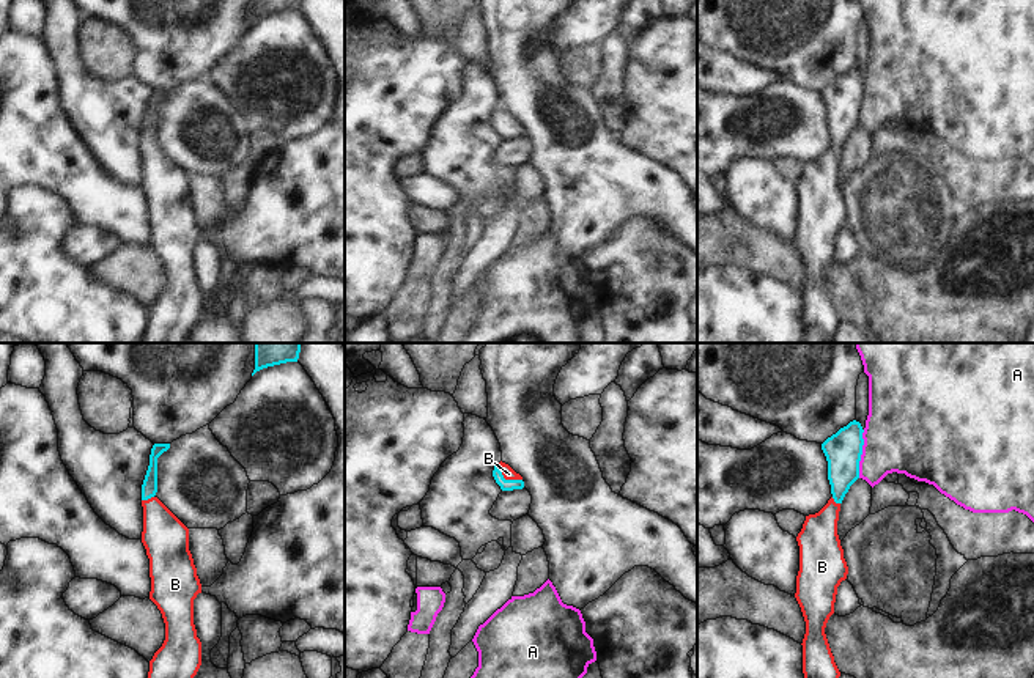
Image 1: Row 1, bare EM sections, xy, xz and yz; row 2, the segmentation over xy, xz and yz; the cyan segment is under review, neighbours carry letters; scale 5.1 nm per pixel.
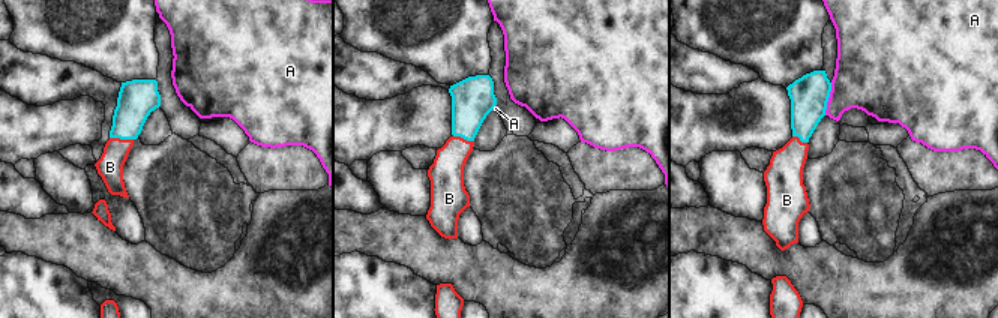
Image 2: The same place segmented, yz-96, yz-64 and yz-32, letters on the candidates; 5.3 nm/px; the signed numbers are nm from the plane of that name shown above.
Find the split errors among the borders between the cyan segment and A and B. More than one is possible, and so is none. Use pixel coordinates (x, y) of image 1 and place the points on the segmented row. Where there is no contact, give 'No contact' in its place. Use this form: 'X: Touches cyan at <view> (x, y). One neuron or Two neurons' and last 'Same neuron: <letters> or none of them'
A: Touches cyan at yz (861, 453). Two neurons
B: Touches cyan at xz (504, 479). One neuron
Same neuron: B.

